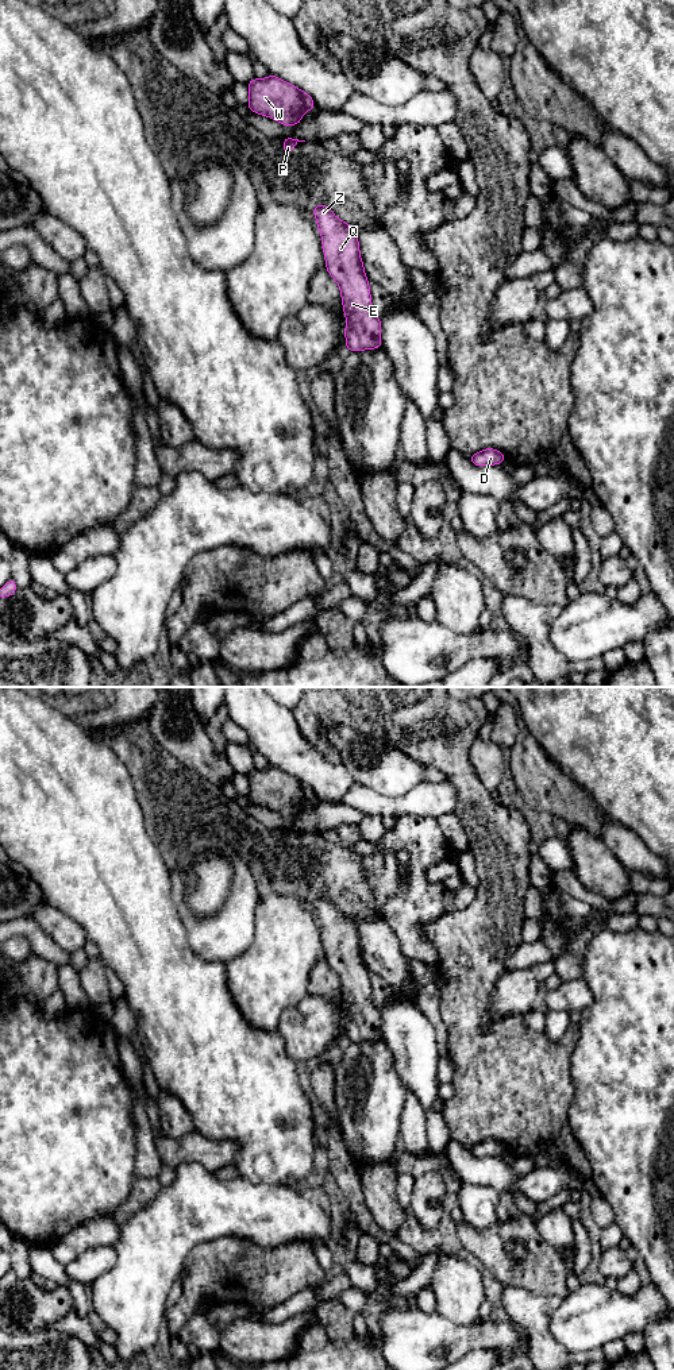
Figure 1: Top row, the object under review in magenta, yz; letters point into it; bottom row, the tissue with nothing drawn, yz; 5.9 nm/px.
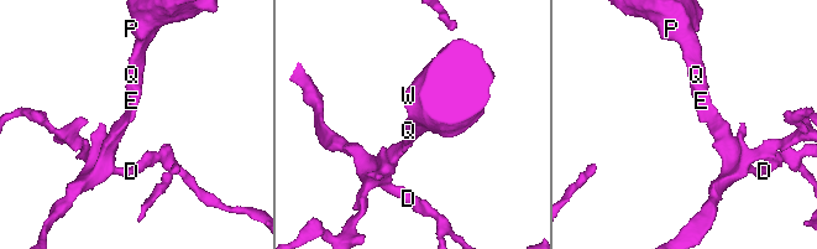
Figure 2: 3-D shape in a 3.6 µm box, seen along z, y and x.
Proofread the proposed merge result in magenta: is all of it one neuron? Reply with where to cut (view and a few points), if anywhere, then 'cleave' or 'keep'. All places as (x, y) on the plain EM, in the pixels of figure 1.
no cut | keep

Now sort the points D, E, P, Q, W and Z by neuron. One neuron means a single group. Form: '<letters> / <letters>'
D E P Q W Z

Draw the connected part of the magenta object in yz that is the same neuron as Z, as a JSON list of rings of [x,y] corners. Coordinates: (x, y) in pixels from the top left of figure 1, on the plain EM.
[[[324,896],[312,900],[321,925],[326,960],[340,979],[346,1007],[346,1041],[375,1041],[381,1034],[381,1011],[373,1004],[369,972],[351,915],[338,910]]]

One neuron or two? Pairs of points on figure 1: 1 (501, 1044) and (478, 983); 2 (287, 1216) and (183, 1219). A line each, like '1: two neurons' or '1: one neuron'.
1: one neuron
2: one neuron

